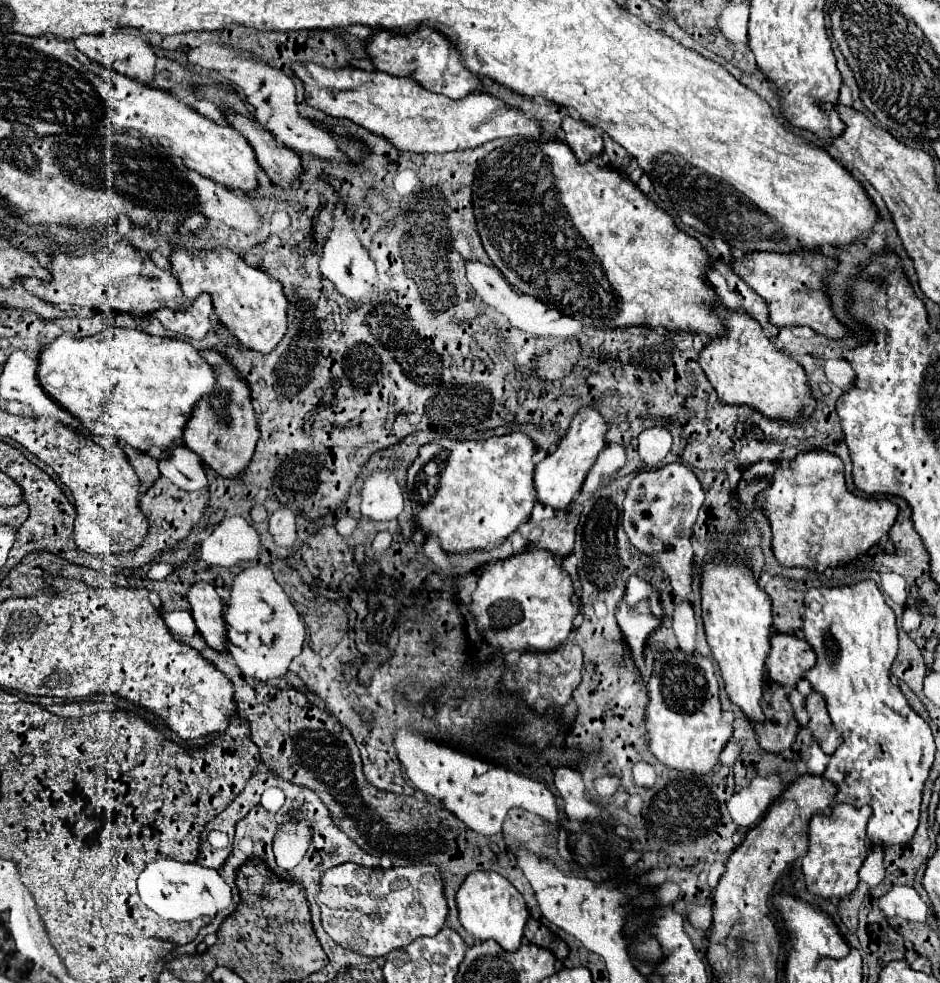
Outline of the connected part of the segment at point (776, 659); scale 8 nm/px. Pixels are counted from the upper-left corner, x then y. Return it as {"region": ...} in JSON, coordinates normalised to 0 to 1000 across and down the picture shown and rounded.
{"region":[[[823,644],[819,648],[819,664],[815,668],[815,681],[821,693],[845,699],[860,681],[868,677],[866,660],[851,648],[838,644]]]}

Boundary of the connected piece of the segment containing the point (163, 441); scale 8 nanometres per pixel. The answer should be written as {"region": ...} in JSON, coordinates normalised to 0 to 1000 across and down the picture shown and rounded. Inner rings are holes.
{"region":[[[113,335],[87,345],[66,339],[47,353],[40,367],[40,390],[55,408],[98,443],[132,449],[147,459],[157,459],[160,455],[179,457],[187,445],[194,445],[206,412],[228,396],[230,388],[226,373],[200,347],[172,345],[145,335]]]}

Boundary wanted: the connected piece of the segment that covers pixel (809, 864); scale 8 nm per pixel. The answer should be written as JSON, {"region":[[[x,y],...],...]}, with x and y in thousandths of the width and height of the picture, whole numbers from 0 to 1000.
{"region":[[[891,817],[883,831],[868,829],[862,835],[862,862],[853,874],[853,886],[857,892],[860,906],[874,913],[902,913],[913,900],[913,884],[917,882],[921,862],[921,837],[926,833],[926,821],[906,821]]]}

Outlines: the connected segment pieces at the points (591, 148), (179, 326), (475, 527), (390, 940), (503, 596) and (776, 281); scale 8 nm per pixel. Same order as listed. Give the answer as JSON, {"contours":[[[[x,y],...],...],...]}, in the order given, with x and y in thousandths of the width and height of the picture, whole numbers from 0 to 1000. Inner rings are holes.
{"contours":[[[[602,119],[598,123],[598,133],[602,137],[602,145],[617,164],[626,164],[628,160],[636,160],[640,156],[640,135],[636,131]]],[[[215,300],[204,306],[204,314],[200,316],[183,318],[183,314],[168,314],[164,316],[164,322],[170,325],[170,329],[179,337],[185,337],[204,345],[215,345],[228,333],[226,316],[228,314],[226,314],[223,300]]],[[[555,438],[513,449],[468,447],[449,453],[447,463],[434,477],[434,504],[440,516],[440,532],[451,536],[453,544],[466,544],[468,554],[474,563],[498,563],[504,558],[515,558],[521,552],[540,548],[555,532],[564,528],[570,510],[566,491],[568,461],[568,449]]],[[[364,878],[349,884],[340,894],[340,906],[336,919],[343,929],[345,947],[366,965],[379,967],[389,974],[411,974],[415,967],[436,961],[443,953],[464,951],[477,931],[477,919],[472,913],[472,898],[464,880],[432,880],[432,882],[385,882],[379,878]]],[[[562,558],[540,569],[521,573],[509,589],[506,603],[502,605],[504,611],[498,620],[506,628],[509,640],[513,640],[513,646],[526,664],[538,666],[543,662],[585,662],[594,656],[600,656],[609,642],[609,632],[615,626],[615,615],[609,613],[609,605],[609,589],[598,579],[596,571],[581,558]]],[[[802,255],[794,257],[789,263],[779,266],[781,278],[815,306],[821,331],[826,333],[857,331],[883,345],[896,345],[902,343],[904,337],[891,329],[891,325],[883,316],[881,302],[874,296],[870,296],[870,292],[877,292],[874,282],[879,282],[887,270],[889,263],[879,261],[870,255],[855,255],[855,257]]]]}

